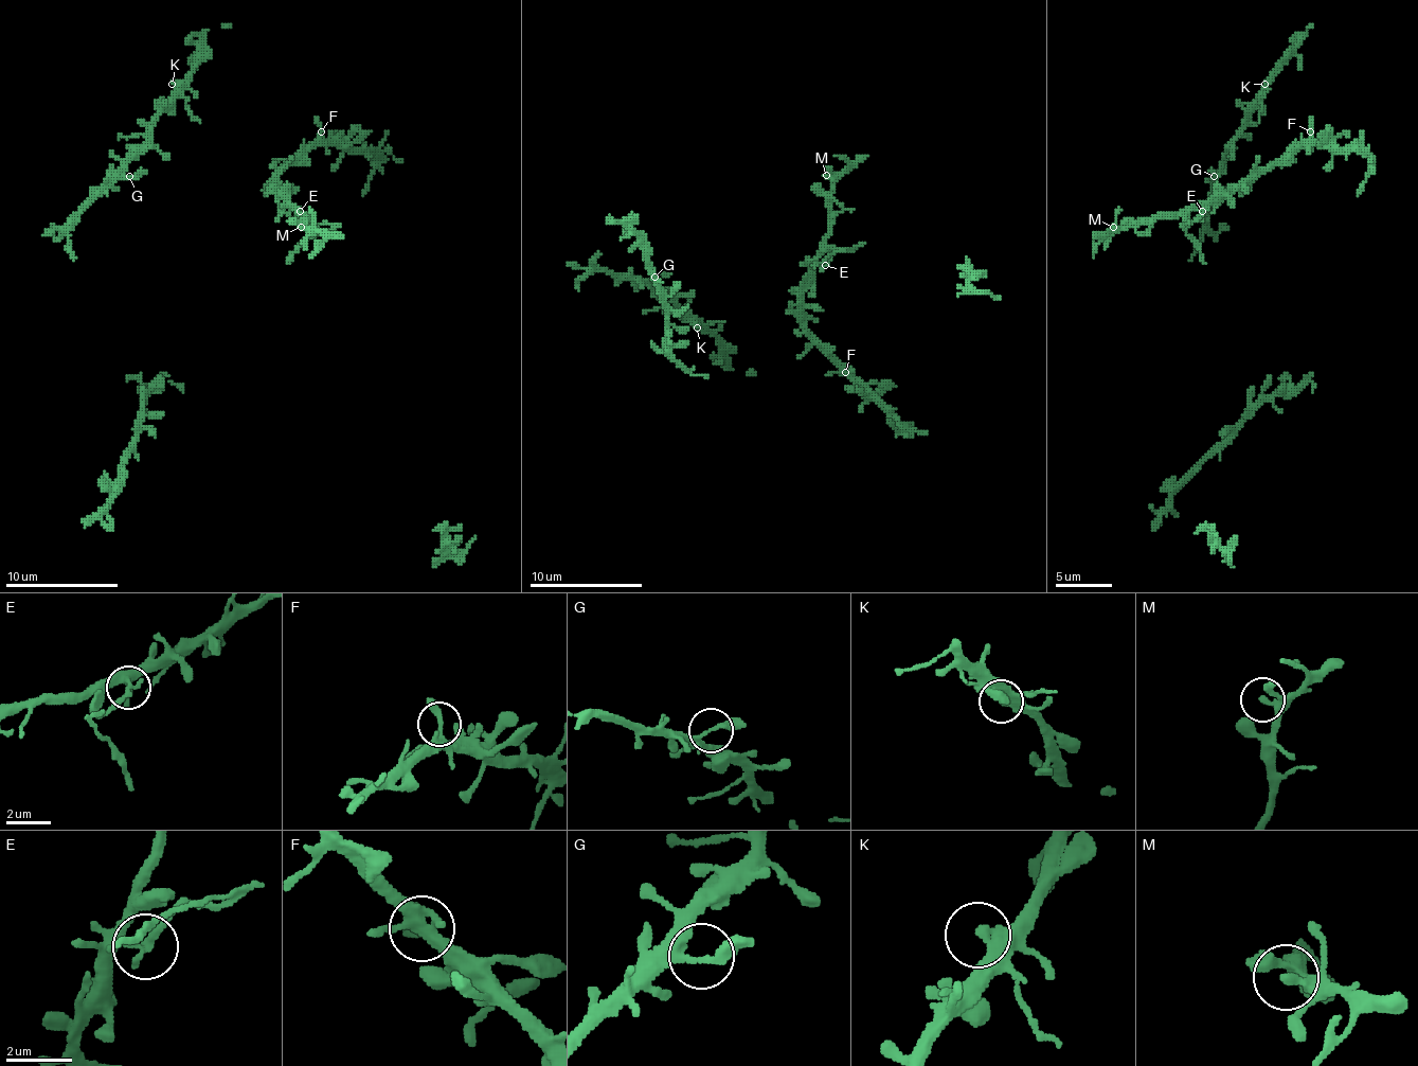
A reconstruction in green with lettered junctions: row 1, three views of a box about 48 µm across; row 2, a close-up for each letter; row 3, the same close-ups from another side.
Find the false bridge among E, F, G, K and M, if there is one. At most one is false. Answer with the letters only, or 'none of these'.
E

